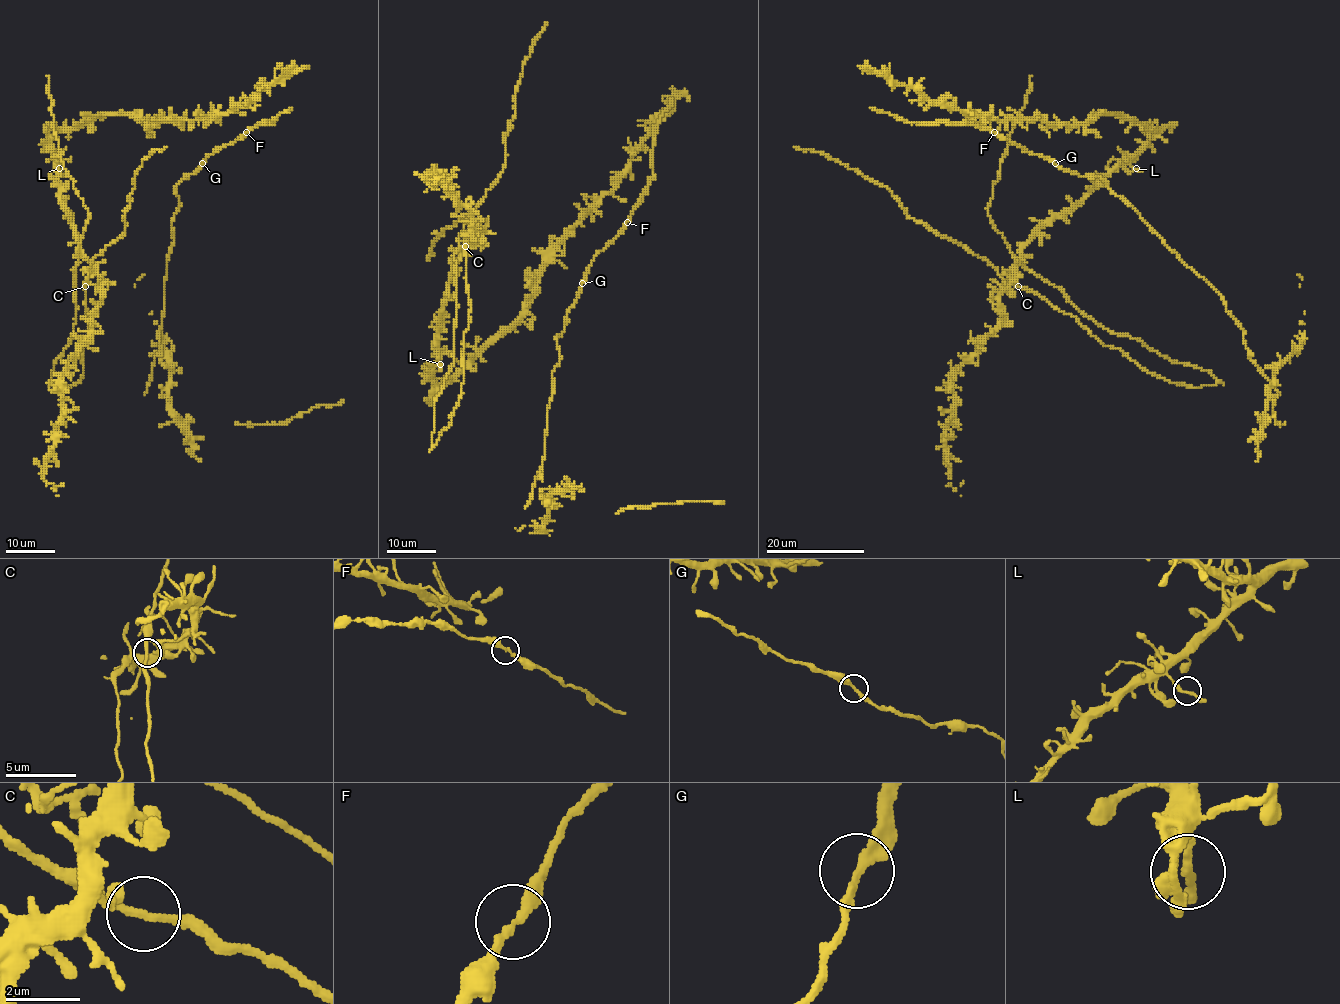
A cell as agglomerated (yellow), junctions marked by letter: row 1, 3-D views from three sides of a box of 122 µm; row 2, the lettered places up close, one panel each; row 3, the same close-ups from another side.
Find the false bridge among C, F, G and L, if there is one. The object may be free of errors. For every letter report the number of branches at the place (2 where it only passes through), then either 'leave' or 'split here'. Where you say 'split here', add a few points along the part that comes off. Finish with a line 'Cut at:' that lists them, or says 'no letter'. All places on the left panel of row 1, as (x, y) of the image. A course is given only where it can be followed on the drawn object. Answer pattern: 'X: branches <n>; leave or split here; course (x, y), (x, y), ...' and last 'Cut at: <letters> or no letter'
C: branches 2; leave
F: branches 2; leave
G: branches 2; leave
L: branches 2; leave
Cut at: no letter

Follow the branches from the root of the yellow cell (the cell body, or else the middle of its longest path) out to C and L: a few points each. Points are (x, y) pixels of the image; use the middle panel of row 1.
C: (447, 385), (435, 383), (432, 365), (454, 262), (479, 239), (465, 246)
L: (447, 385), (438, 386), (432, 380), (432, 367), (438, 357), (440, 364)

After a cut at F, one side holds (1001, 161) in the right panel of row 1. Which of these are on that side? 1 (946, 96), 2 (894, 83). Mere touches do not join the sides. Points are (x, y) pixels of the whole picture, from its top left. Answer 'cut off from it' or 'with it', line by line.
1: with it
2: with it

